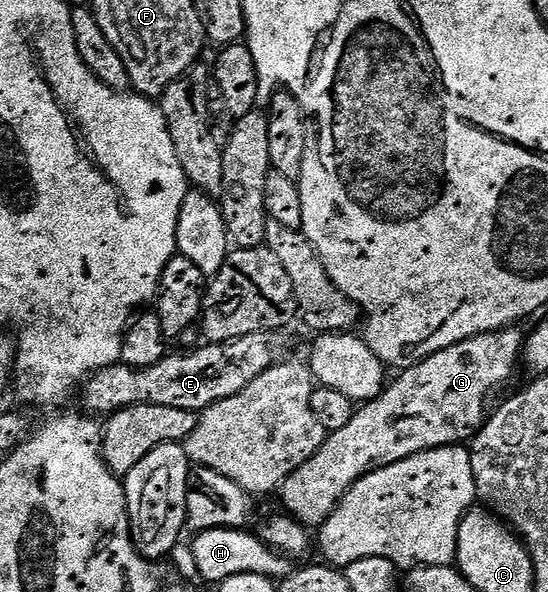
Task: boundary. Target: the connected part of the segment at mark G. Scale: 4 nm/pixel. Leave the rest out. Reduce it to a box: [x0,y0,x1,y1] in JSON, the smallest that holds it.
[278,328,525,528]

